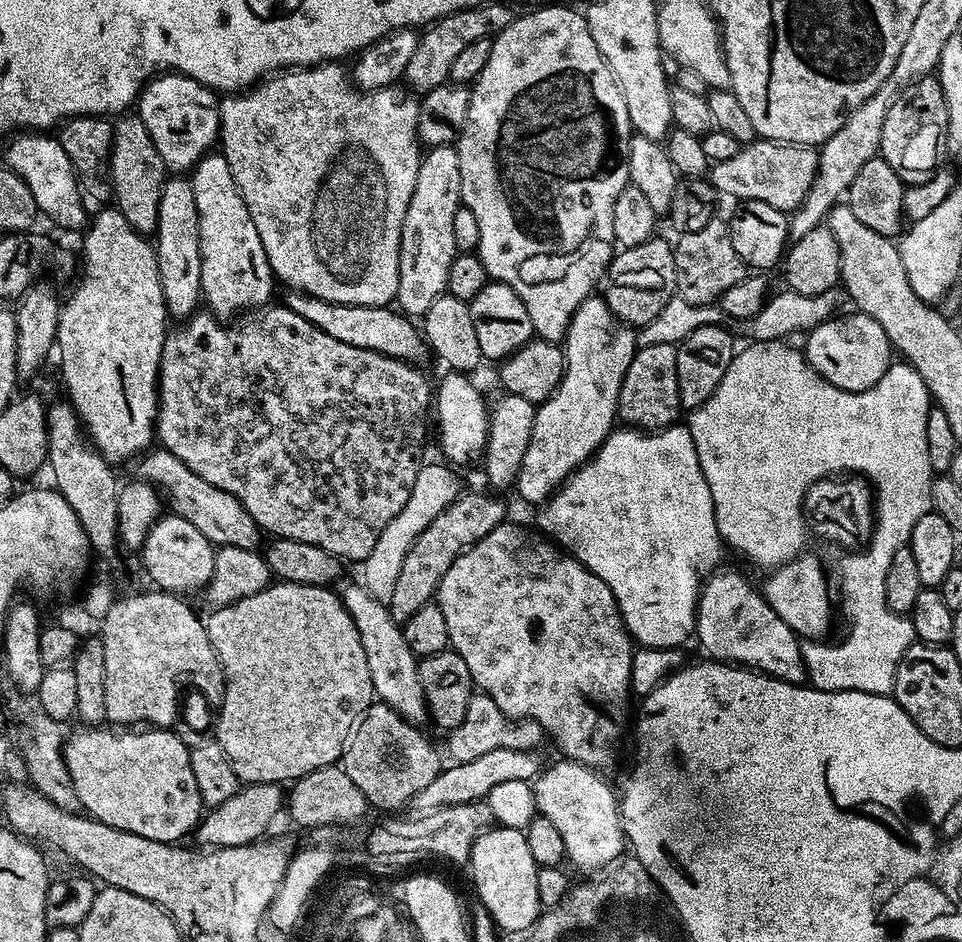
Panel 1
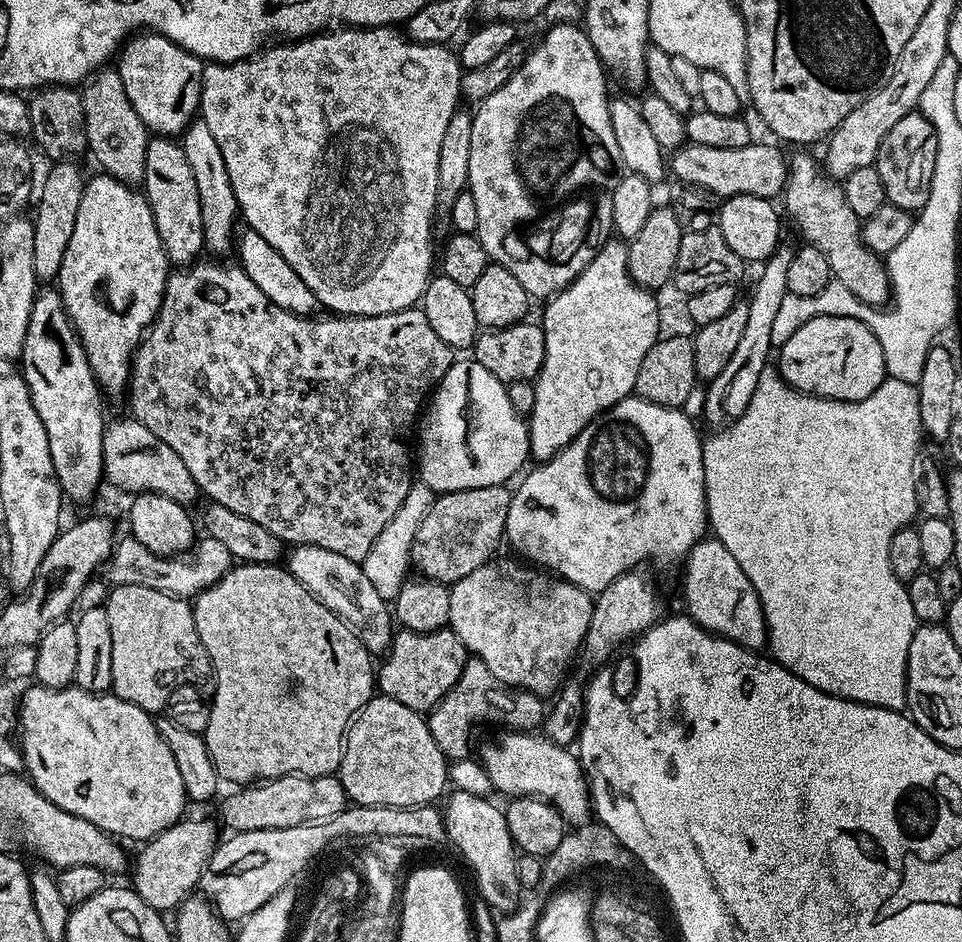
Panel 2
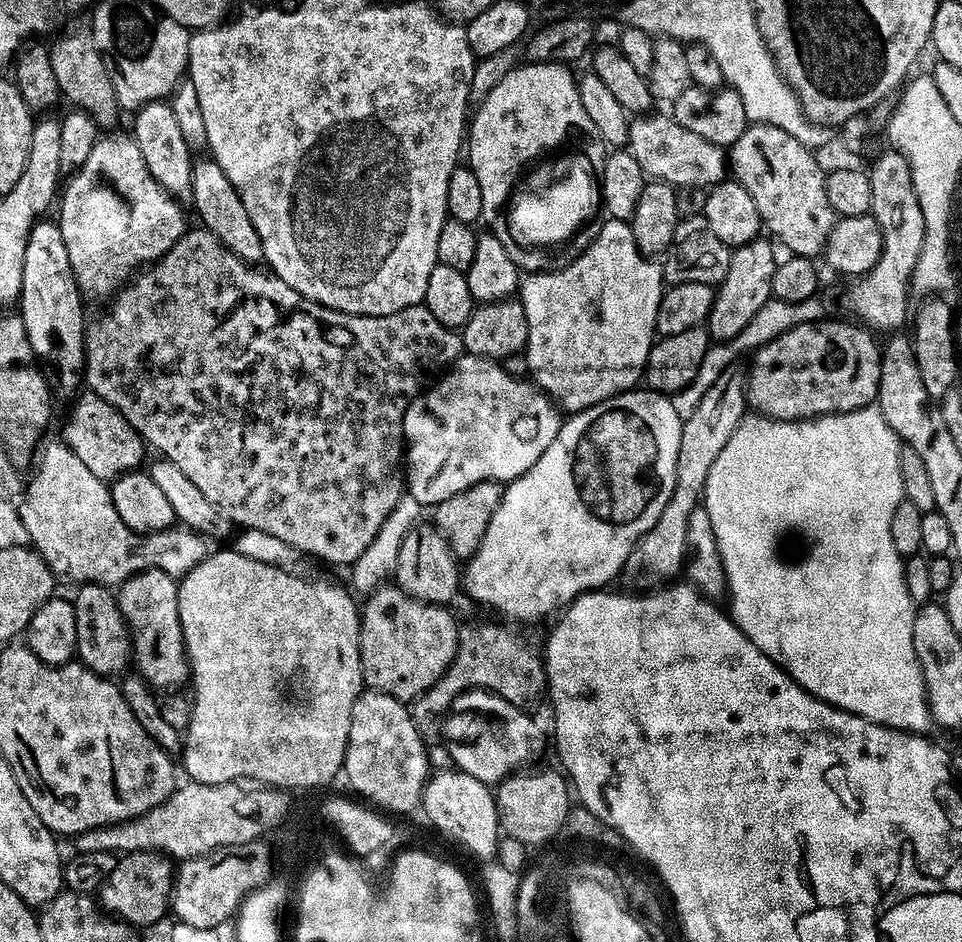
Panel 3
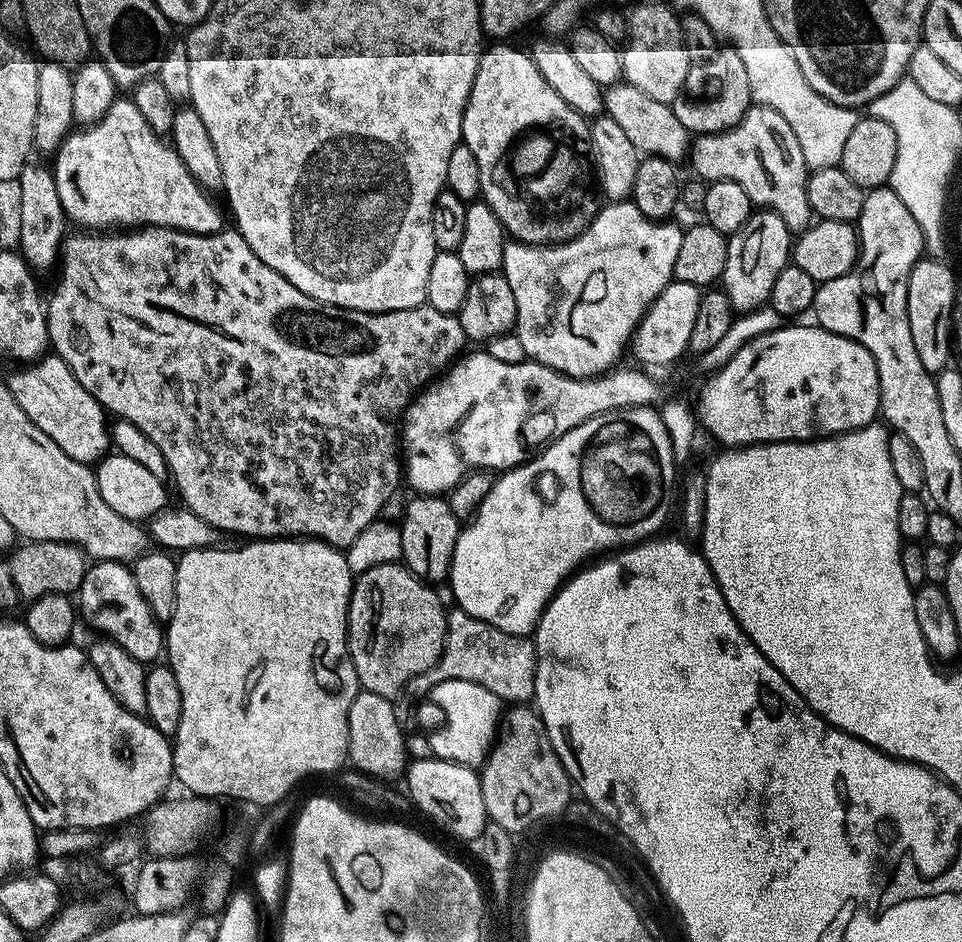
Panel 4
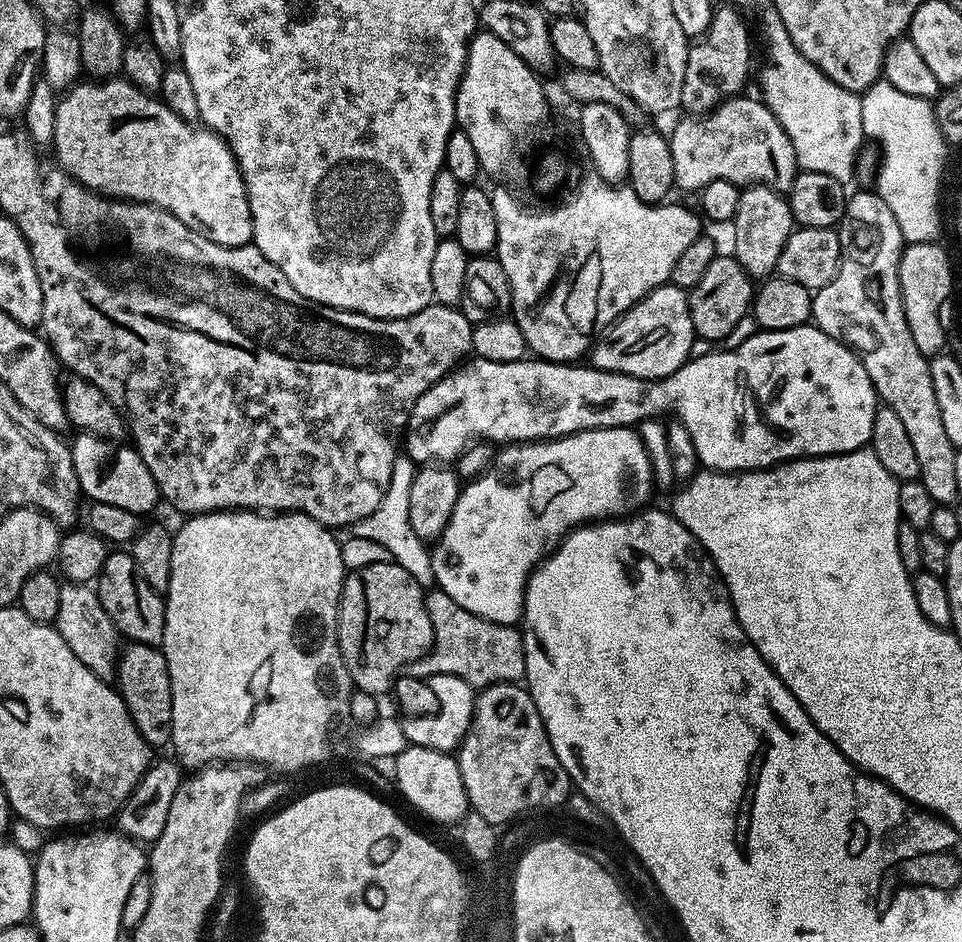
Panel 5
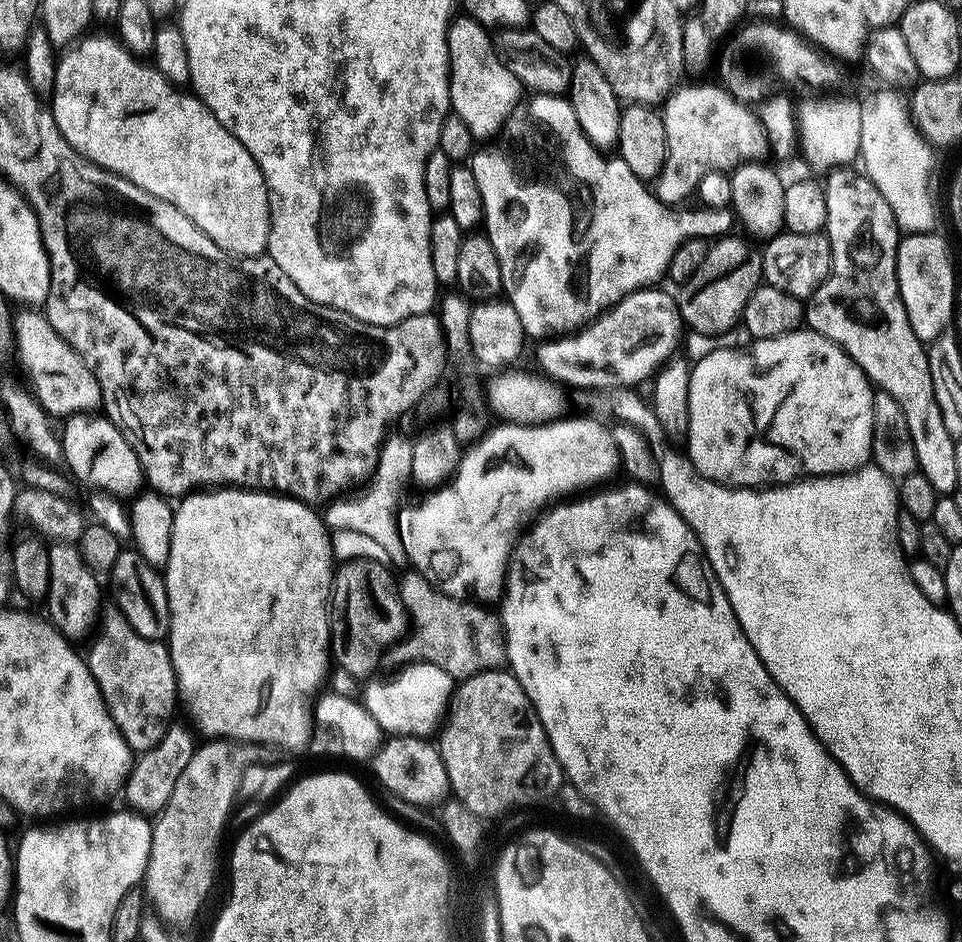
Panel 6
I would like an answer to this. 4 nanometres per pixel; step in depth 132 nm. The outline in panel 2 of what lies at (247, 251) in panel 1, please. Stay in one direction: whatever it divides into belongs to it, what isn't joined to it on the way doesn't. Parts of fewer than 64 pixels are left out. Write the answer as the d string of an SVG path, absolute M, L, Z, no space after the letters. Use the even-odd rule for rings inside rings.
M199 118L193 120L182 133L182 147L186 162L190 162L190 170L194 170L194 182L200 195L204 247L209 253L212 251L216 255L213 257L224 258L234 248L234 233L237 231L236 220L238 224L240 207L234 198L234 186L230 186L230 174L226 174L226 161L222 159L222 150L218 150L218 142L214 134L210 134L210 126L206 126L206 122Z

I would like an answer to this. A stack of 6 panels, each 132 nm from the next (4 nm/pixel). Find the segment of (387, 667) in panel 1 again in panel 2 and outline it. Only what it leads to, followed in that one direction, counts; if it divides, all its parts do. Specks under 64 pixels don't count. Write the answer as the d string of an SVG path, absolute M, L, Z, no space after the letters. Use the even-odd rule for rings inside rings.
M297 544L287 553L286 567L291 576L293 576L315 600L322 602L322 606L326 606L326 610L333 612L333 614L364 643L369 653L387 653L388 649L392 646L394 616L390 611L389 601L382 599L382 597L375 592L374 585L371 584L370 578L366 578L364 565L361 561L345 558L343 554L334 554L334 550L322 550L322 546Z

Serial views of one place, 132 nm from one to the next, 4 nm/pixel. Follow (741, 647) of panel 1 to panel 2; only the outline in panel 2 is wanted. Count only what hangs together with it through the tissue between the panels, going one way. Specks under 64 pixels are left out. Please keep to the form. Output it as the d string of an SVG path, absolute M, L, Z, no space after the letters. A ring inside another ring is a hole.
M705 538L697 542L688 551L686 565L688 573L684 576L684 600L688 603L687 615L692 621L712 632L716 636L724 636L730 642L740 644L744 648L760 650L767 645L768 627L764 621L762 602L750 586L750 578L742 574L742 566L722 542L715 538Z

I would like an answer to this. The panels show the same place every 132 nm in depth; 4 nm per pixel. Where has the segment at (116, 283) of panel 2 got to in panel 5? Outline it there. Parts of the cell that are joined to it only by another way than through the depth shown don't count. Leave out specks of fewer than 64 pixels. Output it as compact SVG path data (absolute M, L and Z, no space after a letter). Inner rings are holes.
M104 78L99 82L88 82L92 84L84 84L85 82L77 82L67 89L59 97L56 106L56 134L54 141L54 149L56 148L56 156L65 172L77 180L79 184L83 184L85 188L92 189L93 192L107 194L112 198L121 198L123 200L131 200L141 204L152 204L155 208L164 208L174 218L178 218L178 222L182 222L186 226L190 226L190 230L202 232L212 237L214 242L218 242L227 248L241 248L243 244L252 244L252 215L250 214L250 202L248 201L248 191L244 185L244 179L240 173L238 162L234 158L234 154L228 148L228 143L217 136L210 128L197 126L195 123L188 123L179 117L174 110L167 107L163 100L155 95L149 94L142 88L137 88L123 78Z

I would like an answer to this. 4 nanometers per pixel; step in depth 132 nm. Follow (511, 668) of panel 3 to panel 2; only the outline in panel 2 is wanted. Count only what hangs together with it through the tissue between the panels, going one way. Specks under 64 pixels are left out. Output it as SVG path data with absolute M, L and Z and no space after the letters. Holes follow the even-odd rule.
M470 658L450 694L446 694L446 698L442 698L442 702L438 702L438 706L427 713L426 719L430 734L434 734L434 742L438 742L438 750L442 750L442 754L453 762L470 756L468 739L472 736L475 724L500 724L496 726L504 730L531 732L543 725L546 715L544 703L533 692L510 690L507 684L498 682L498 678L490 674L486 662Z

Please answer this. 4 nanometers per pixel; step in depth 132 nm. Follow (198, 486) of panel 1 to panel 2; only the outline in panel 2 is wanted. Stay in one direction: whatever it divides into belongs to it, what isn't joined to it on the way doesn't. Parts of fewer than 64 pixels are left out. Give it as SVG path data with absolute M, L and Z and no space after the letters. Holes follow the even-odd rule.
M135 418L116 420L104 429L102 442L102 458L104 459L104 480L114 487L121 488L127 494L153 492L162 494L174 502L192 506L198 497L198 489L194 478L190 478L190 470L182 463L182 458L154 434L154 430L146 430L142 422Z

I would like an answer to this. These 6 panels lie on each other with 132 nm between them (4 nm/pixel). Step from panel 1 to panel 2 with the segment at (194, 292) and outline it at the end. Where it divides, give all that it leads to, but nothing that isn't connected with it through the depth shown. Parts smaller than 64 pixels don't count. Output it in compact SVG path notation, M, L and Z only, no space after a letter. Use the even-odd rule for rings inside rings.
M166 136L149 139L142 192L154 214L158 238L162 238L169 265L187 266L197 263L199 256L196 255L205 251L202 206L198 186L194 182L194 170L190 170L184 149L175 139Z

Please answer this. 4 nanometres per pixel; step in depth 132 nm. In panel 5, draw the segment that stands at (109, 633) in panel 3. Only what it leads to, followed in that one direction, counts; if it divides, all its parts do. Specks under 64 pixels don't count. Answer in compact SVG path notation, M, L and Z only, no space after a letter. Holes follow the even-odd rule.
M109 551L106 562L102 566L95 585L106 614L116 623L117 633L121 637L141 644L159 645L164 639L164 600L161 593L155 592L142 578L138 566L134 562L131 551Z

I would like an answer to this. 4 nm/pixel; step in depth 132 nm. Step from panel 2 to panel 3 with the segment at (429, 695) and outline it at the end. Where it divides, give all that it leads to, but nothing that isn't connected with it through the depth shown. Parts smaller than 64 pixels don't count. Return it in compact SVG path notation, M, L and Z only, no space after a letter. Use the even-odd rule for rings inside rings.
M388 582L367 593L360 613L360 665L371 691L414 702L454 662L461 625L442 604L427 604Z

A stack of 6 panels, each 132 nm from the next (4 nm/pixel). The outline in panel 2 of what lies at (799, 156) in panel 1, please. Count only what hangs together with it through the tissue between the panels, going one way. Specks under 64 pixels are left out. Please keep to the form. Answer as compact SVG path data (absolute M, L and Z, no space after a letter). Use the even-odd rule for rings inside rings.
M753 142L738 150L717 150L715 146L698 146L697 144L683 143L675 149L670 156L670 172L677 176L677 181L684 184L692 184L695 188L710 190L718 198L730 196L757 196L763 200L772 200L783 193L784 185L788 182L788 169L786 167L786 156L775 148L777 145L759 144Z

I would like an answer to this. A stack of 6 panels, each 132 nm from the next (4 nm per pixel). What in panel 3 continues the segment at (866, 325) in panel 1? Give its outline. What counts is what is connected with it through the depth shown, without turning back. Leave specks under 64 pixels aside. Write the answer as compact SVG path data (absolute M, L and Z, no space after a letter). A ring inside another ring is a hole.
M828 319L786 330L786 334L755 349L752 368L750 364L746 372L746 387L749 405L759 415L768 416L771 420L807 420L866 408L879 397L882 348L879 343L876 345L872 337L875 335L859 323L843 324L840 320Z

